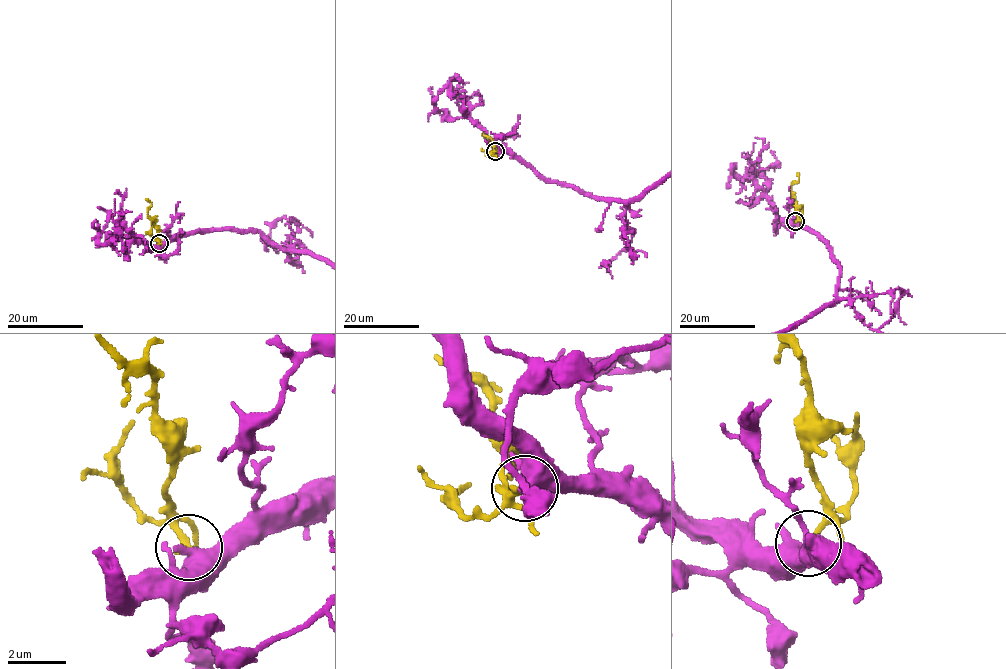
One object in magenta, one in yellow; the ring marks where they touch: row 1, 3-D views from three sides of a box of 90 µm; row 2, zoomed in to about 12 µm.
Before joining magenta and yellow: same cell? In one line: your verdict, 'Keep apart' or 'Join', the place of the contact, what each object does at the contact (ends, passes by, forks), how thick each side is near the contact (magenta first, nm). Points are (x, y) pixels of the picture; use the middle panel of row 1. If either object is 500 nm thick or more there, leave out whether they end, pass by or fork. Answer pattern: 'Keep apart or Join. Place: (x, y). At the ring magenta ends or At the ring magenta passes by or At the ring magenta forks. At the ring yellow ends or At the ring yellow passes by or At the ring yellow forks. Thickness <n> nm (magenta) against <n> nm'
Join. Place: (495, 151). At the ring magenta passes by. At the ring yellow ends. Thickness 480 nm (magenta) against 240 nm

